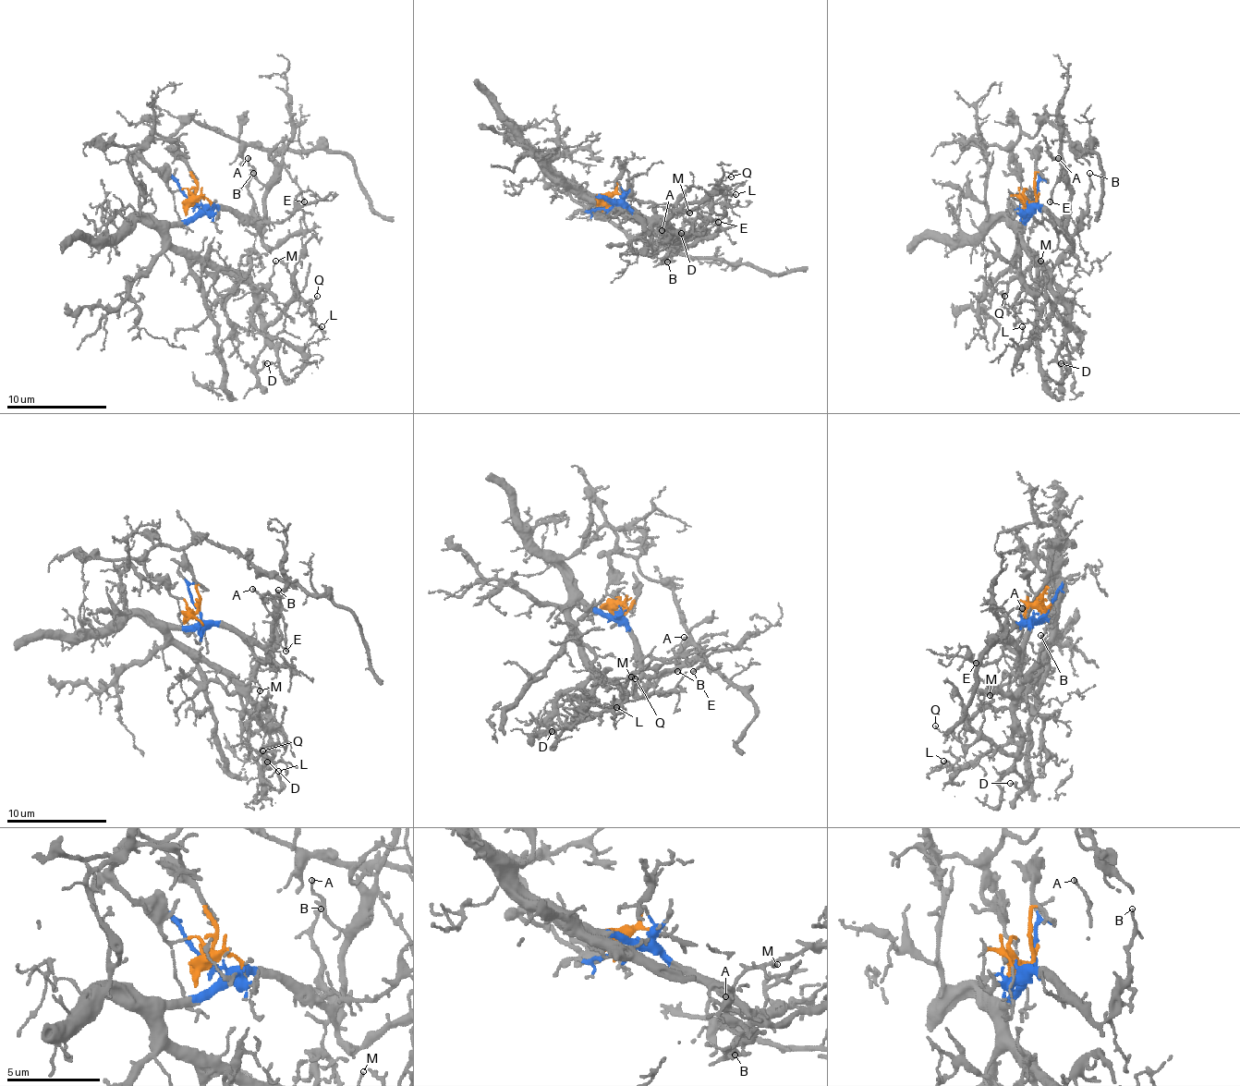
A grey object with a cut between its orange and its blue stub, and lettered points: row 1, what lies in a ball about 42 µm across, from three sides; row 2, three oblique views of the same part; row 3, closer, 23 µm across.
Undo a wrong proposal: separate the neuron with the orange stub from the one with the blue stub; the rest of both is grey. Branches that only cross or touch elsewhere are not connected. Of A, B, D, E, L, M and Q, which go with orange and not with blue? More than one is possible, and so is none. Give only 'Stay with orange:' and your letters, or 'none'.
Stay with orange: none

